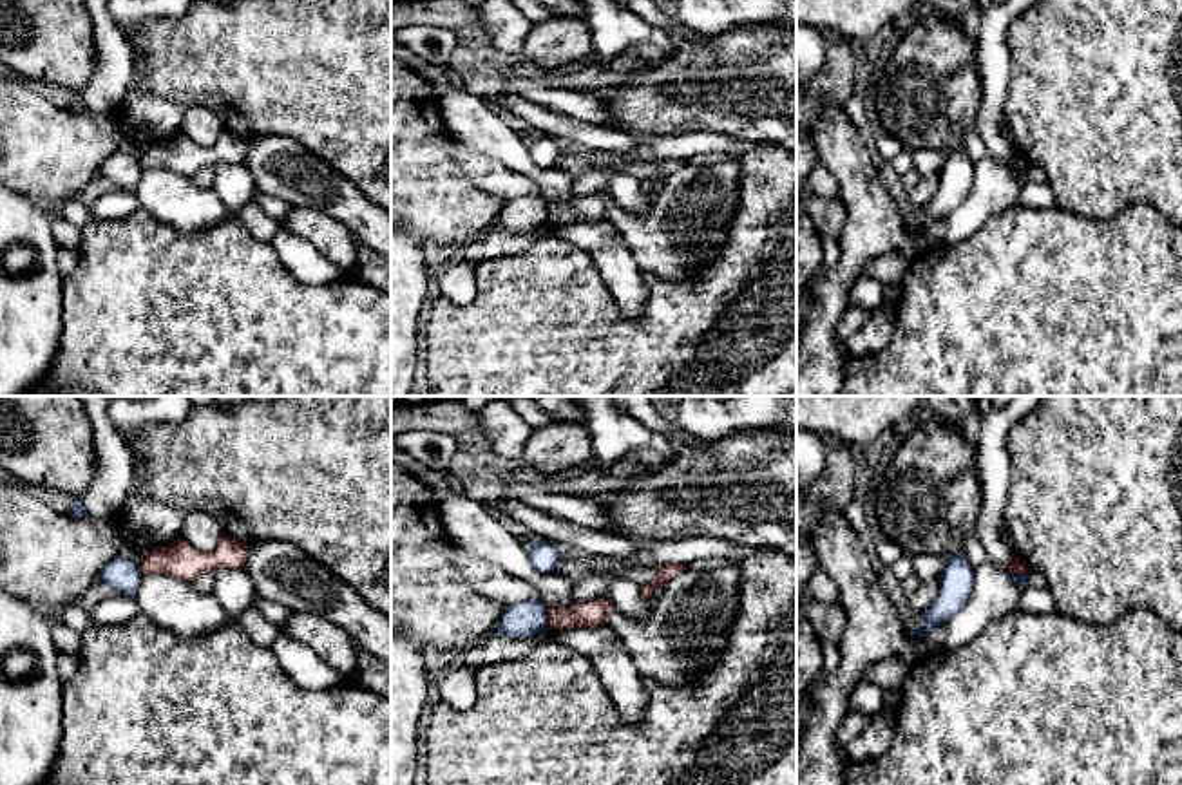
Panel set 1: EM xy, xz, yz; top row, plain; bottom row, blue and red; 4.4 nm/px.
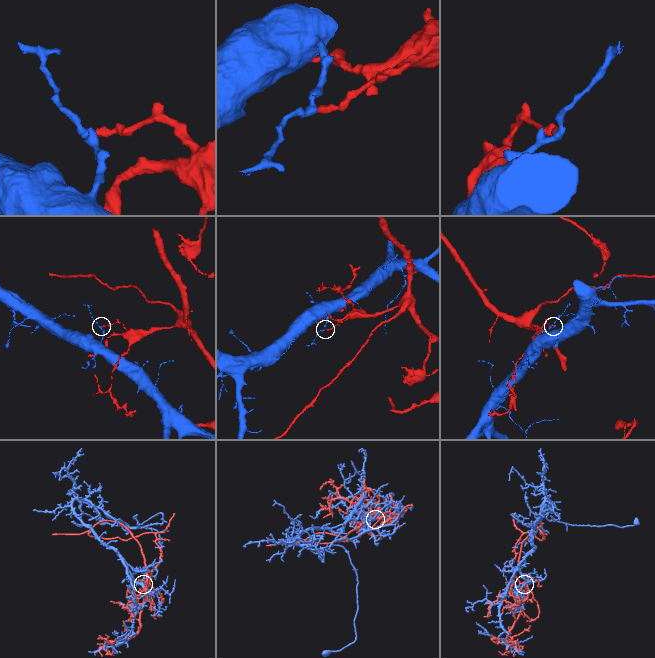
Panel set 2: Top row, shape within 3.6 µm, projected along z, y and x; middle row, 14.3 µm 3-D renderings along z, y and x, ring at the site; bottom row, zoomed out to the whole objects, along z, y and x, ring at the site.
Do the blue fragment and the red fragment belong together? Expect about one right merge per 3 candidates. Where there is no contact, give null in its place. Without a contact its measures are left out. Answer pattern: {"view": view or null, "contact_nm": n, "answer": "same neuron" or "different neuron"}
{"view": "xz", "contact_nm": 100, "answer": "different neuron"}

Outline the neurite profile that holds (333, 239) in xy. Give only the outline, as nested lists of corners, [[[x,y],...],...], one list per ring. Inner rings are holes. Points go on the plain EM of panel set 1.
[[[290,206],[279,228],[310,241],[344,271],[357,268],[357,239],[340,221],[311,206]]]

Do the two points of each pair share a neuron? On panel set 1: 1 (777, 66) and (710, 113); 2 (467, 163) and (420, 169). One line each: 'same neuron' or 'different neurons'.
1: same neuron
2: different neurons

